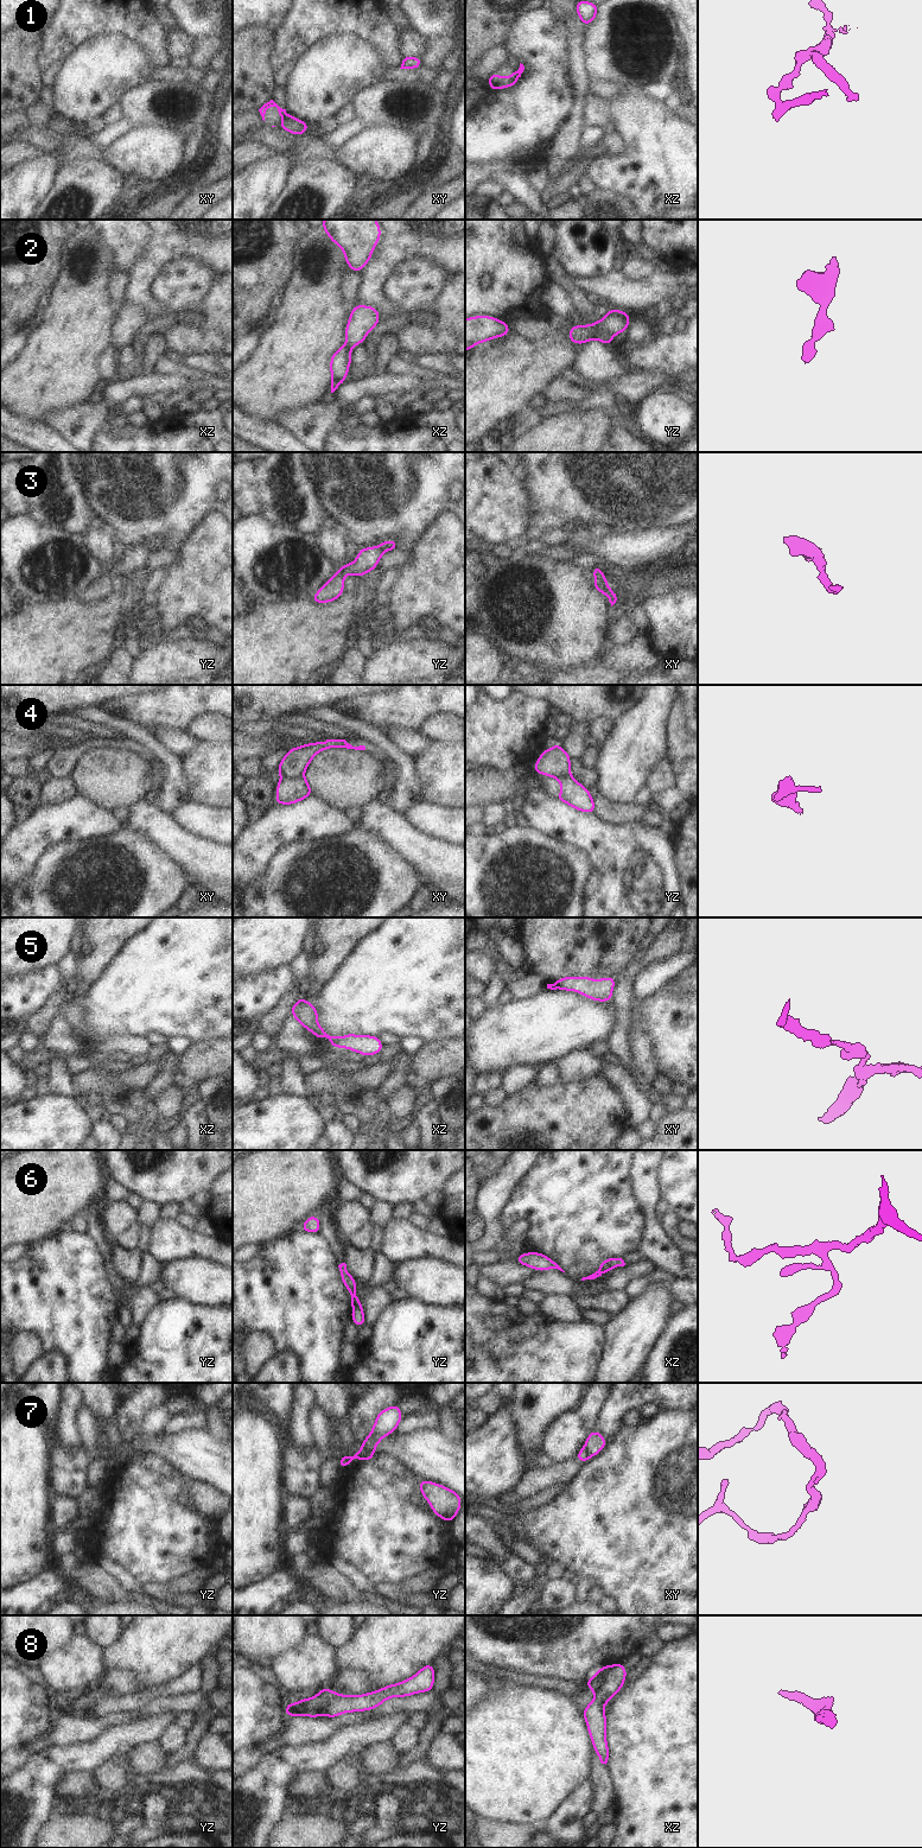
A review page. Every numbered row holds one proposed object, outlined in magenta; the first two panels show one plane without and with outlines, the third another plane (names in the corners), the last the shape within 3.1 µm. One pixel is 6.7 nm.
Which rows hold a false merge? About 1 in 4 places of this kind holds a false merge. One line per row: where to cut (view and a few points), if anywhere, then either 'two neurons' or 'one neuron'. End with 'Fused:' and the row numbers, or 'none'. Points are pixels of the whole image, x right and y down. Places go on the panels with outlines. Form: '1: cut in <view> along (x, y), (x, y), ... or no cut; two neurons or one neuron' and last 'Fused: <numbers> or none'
1: cut in xy along (286, 113), (281, 119); two neurons
2: no cut; one neuron
3: no cut; one neuron
4: cut in xy along (303, 775), (284, 778); two neurons
5: no cut; one neuron
6: no cut; one neuron
7: cut in xy along (583, 1448), (590, 1456); two neurons
8: no cut; one neuron
Fused: 1, 4, 7

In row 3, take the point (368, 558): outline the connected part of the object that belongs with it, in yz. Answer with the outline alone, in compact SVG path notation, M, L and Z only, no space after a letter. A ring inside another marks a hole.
M386 540L377 546L360 548L356 560L339 565L336 572L313 596L312 602L324 604L337 601L344 593L344 579L346 574L362 577L376 569L382 554L398 548L398 540Z

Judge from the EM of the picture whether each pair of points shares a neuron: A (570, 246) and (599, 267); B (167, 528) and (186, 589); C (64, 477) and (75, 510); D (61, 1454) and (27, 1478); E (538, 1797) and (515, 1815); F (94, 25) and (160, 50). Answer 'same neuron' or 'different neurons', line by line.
A: same neuron
B: different neurons
C: same neuron
D: different neurons
E: same neuron
F: same neuron

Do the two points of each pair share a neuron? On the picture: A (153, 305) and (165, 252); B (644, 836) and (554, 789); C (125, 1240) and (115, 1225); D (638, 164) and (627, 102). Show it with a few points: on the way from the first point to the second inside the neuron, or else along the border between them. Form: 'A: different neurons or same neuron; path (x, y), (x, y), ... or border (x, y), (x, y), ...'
A: same neuron; path (144, 292), (144, 273), (152, 265)
B: different neurons; border (528, 792), (541, 791), (554, 799)
C: different neurons; border (137, 1220), (116, 1238)
D: same neuron; path (638, 148), (638, 120), (636, 118)

